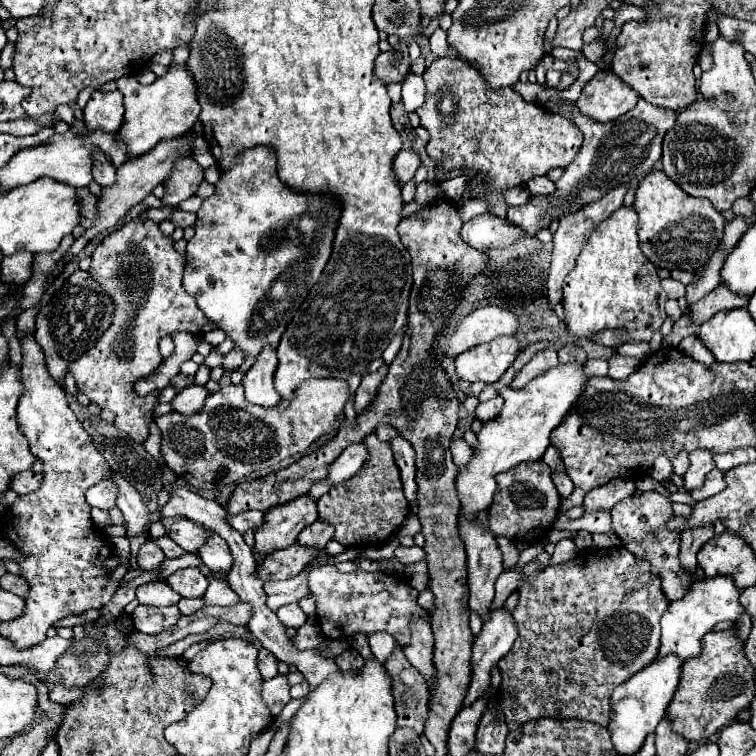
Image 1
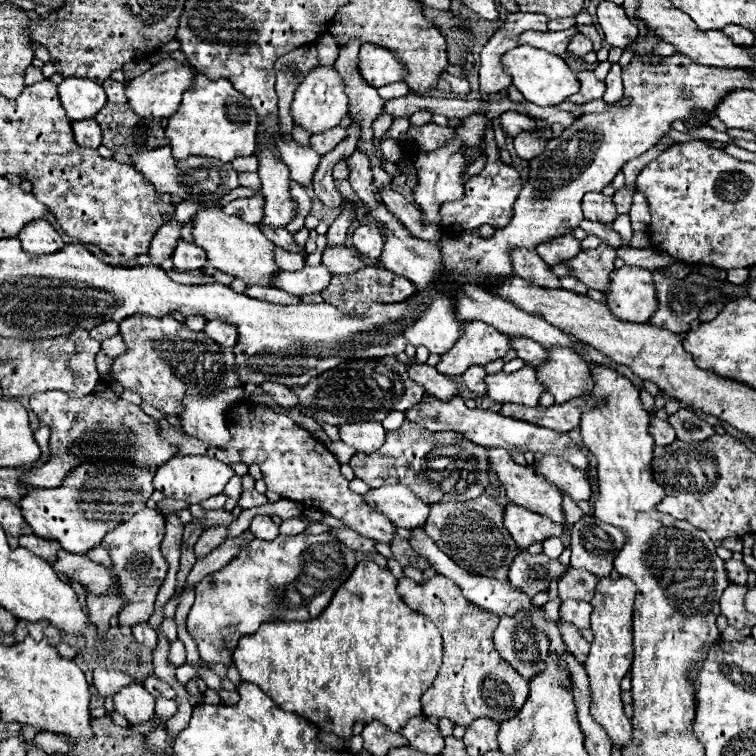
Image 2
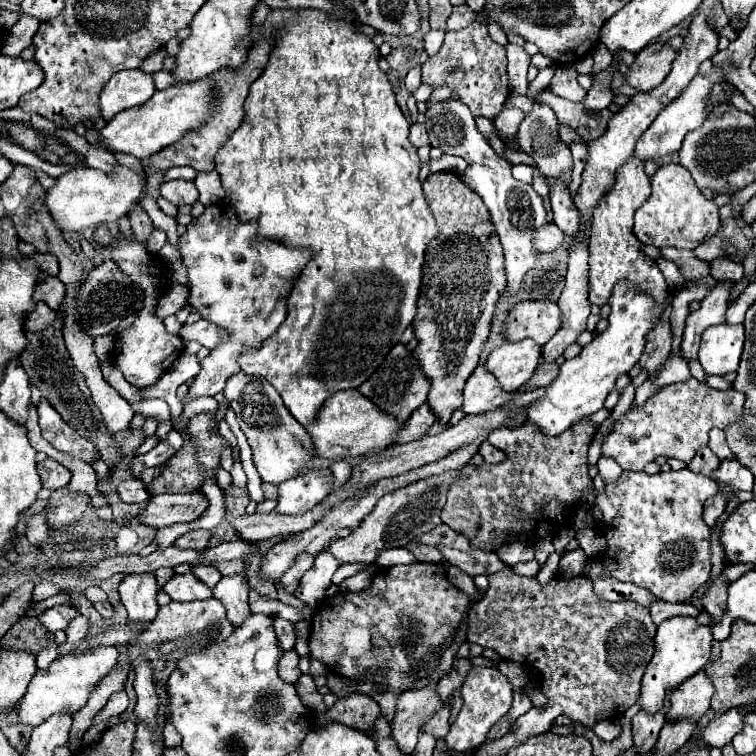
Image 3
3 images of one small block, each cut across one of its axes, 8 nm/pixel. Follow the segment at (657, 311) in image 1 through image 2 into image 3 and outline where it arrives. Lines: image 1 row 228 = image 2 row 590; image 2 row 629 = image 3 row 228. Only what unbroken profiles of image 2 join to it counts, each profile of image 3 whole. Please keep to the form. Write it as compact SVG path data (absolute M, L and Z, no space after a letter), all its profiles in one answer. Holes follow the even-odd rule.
M630 160L616 170L616 182L612 190L598 202L592 220L592 232L588 238L590 246L590 304L604 306L618 282L632 282L640 292L654 298L656 304L668 300L668 284L658 264L644 254L644 244L634 236L634 214L650 198L650 178L644 172L644 162Z

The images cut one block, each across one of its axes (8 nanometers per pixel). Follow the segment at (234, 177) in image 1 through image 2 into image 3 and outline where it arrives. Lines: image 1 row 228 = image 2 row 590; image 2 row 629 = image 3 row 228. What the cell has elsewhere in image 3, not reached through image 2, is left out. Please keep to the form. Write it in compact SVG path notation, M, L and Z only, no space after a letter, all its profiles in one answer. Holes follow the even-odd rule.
M220 202L206 206L204 214L188 224L188 232L180 236L178 250L188 268L190 306L208 322L224 328L228 340L218 344L202 360L202 370L194 378L188 400L198 396L214 396L224 390L224 382L240 372L238 358L246 348L258 348L270 338L288 314L288 296L296 278L310 262L312 252L298 248L290 250L280 242L256 240L258 224L242 222L232 204ZM256 250L256 252L254 252ZM256 254L256 258L252 258Z

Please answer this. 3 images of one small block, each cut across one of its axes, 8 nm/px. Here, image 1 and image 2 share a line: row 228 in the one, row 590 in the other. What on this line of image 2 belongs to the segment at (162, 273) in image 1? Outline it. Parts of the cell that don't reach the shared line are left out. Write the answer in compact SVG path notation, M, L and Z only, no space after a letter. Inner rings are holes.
M144 508L136 516L132 516L126 524L120 524L108 536L104 536L102 546L108 548L112 558L112 568L118 578L118 594L124 596L126 604L118 612L118 626L134 626L140 622L146 622L154 610L154 600L158 594L158 588L164 582L164 576L168 572L168 562L164 560L160 552L160 542L164 538L164 514L152 508Z

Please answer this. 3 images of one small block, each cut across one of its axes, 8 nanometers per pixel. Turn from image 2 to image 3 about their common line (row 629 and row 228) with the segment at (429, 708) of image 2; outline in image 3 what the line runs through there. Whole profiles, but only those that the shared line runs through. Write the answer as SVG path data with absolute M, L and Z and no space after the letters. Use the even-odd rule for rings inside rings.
M430 174L424 184L424 196L436 218L438 236L428 244L422 266L422 290L412 322L418 346L412 354L430 380L426 404L436 414L436 422L448 428L452 412L462 406L464 384L488 340L494 304L506 288L506 274L500 238L496 238L488 208L458 174Z

